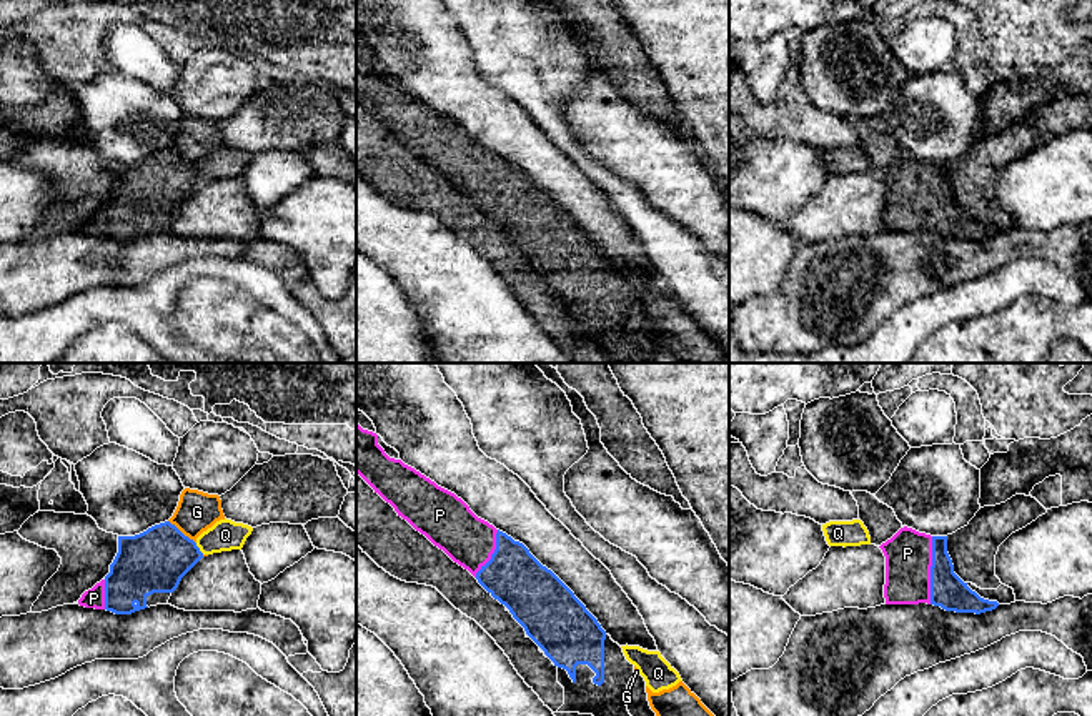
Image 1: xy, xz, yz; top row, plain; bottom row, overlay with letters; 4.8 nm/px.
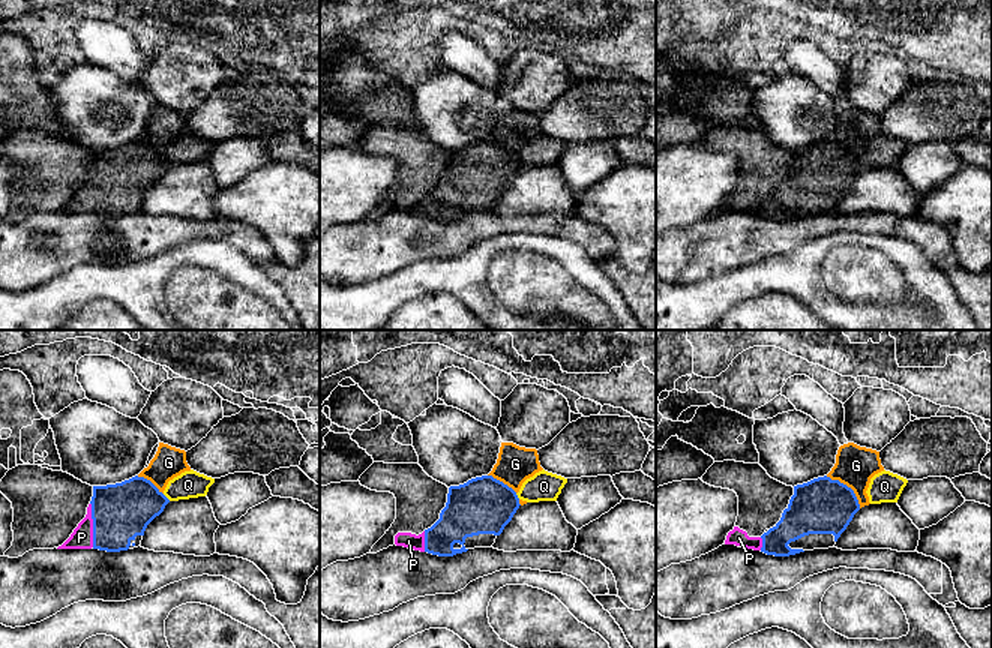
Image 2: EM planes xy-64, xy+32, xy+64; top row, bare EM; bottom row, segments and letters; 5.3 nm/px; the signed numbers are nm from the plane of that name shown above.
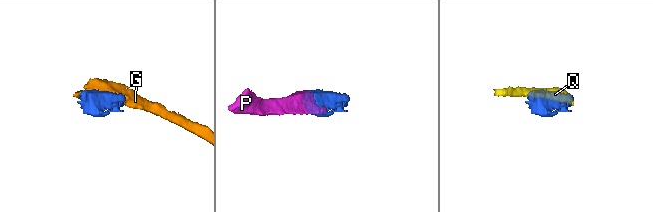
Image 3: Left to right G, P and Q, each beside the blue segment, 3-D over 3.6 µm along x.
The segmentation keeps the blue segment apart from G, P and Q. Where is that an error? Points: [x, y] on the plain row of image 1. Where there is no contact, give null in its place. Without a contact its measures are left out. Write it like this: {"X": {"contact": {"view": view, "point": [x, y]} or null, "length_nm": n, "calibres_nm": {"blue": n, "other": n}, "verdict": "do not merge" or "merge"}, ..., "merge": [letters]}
{"G": {"contact": {"view": "xy", "point": [180, 159]}, "length_nm": 180, "calibres_nm": {"blue": 300, "other": 200}, "verdict": "do not merge"}, "P": {"contact": {"view": "yz", "point": [931, 197]}, "length_nm": 320, "calibres_nm": {"blue": 170, "other": 220}, "verdict": "merge"}, "Q": {"contact": {"view": "xy", "point": [198, 175]}, "length_nm": 70, "calibres_nm": {"blue": 300, "other": 160}, "verdict": "do not merge"}, "merge": ["P"]}

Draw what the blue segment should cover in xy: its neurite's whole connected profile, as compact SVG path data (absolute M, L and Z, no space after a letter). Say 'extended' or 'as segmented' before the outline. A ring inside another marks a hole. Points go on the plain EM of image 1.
extended; M170 148L135 163L118 163L110 200L85 218L78 231L115 241L166 231L181 205L201 185L196 170Z

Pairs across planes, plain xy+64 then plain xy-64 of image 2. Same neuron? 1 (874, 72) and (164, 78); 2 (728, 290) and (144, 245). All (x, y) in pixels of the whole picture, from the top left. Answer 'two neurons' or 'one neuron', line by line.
1: one neuron
2: two neurons

